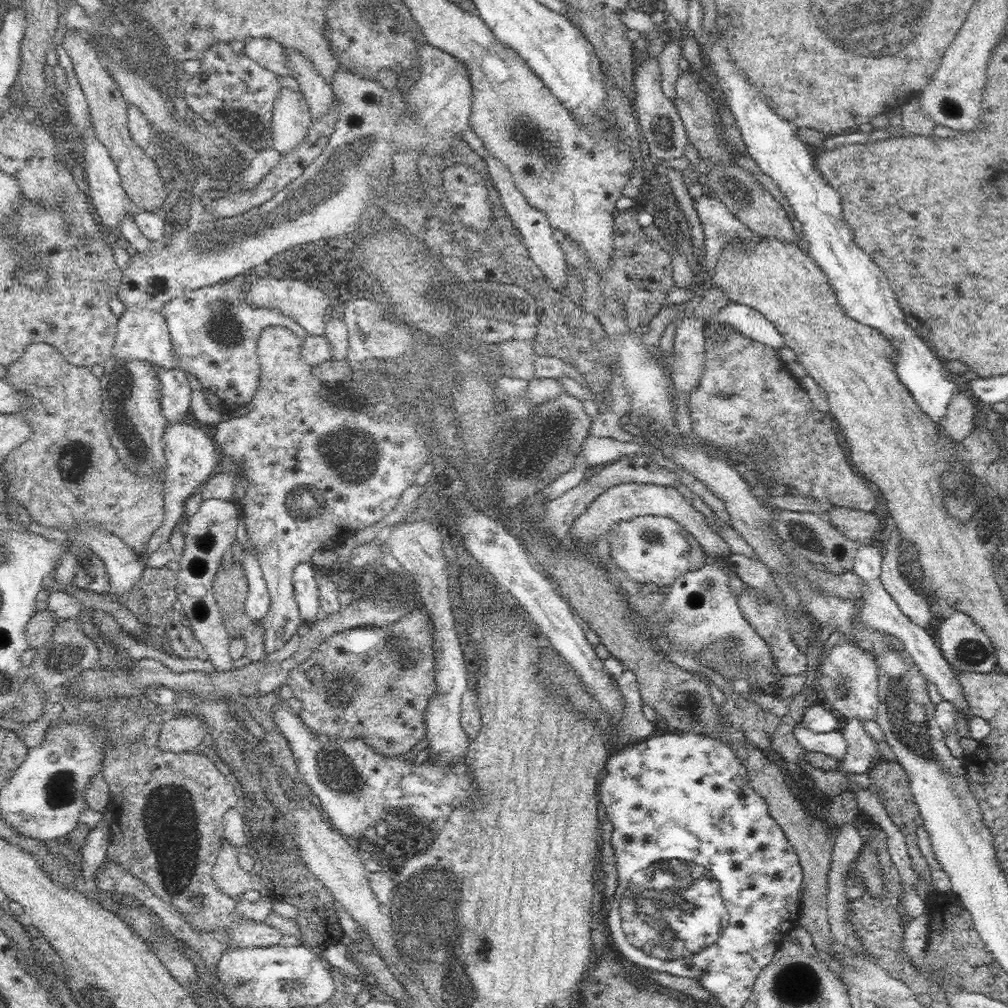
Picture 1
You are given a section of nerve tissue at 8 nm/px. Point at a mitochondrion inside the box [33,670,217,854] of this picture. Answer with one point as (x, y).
(60, 791)

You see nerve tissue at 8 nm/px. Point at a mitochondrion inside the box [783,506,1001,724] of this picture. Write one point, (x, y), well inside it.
(971, 652)

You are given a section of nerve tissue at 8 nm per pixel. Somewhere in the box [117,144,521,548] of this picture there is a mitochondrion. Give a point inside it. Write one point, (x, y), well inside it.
(346, 451)

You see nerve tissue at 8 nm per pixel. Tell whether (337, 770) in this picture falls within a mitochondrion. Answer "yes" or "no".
yes

